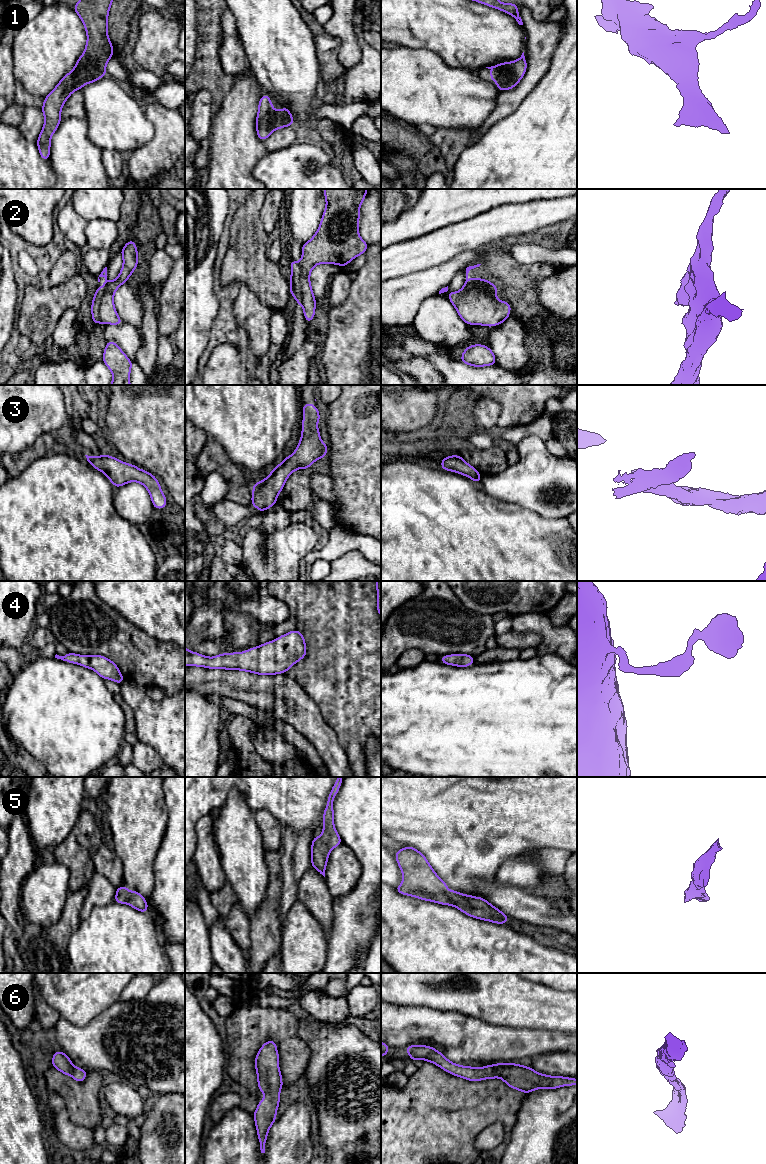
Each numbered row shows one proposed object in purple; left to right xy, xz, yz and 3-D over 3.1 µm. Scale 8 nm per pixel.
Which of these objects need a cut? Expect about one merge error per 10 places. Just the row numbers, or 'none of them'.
2

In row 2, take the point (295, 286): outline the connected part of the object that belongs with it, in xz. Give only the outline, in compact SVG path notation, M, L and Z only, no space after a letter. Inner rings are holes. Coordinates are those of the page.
M291 259L290 268L291 268L291 277L289 280L290 294L296 299L296 304L302 304L300 283L301 266L299 265L299 263Z

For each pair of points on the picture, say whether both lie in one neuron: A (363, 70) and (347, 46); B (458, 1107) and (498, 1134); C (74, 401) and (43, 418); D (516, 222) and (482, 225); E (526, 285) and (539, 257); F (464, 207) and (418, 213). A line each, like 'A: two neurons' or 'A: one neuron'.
A: two neurons
B: two neurons
C: two neurons
D: one neuron
E: two neurons
F: one neuron

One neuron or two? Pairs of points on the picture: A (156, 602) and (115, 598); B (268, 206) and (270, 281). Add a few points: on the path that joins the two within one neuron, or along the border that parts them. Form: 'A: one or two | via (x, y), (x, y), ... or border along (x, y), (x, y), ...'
A: one | via (146, 598), (125, 598)
B: two | border along (260, 213), (263, 229), (272, 236)

